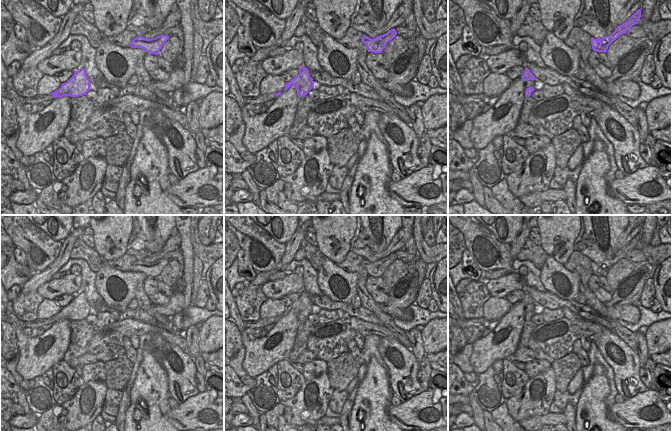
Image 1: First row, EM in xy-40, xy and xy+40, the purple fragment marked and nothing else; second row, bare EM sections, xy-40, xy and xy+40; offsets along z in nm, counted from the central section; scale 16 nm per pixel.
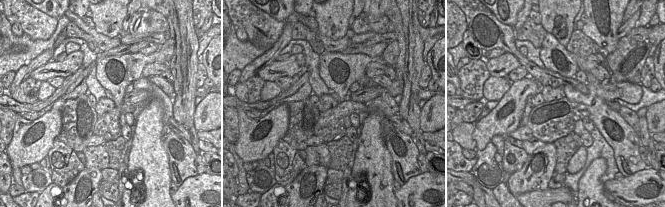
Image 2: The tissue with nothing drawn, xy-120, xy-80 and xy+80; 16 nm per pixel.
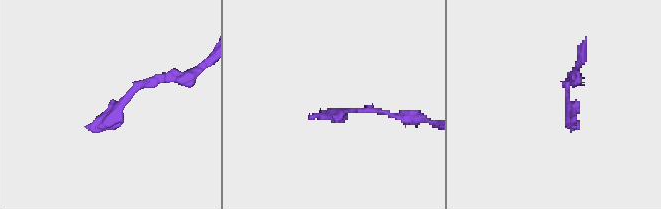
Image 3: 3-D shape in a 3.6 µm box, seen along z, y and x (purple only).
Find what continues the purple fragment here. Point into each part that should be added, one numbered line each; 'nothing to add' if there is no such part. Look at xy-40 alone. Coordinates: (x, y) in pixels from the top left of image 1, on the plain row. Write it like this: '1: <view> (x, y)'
nothing to add

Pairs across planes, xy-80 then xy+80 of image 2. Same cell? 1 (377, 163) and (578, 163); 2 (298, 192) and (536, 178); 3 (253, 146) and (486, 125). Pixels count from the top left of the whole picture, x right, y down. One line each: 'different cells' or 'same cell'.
1: different cells
2: same cell
3: same cell

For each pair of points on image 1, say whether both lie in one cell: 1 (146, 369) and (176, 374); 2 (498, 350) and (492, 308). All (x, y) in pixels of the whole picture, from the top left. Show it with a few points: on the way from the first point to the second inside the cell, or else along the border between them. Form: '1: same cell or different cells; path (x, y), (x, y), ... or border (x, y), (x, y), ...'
1: different cells; border (163, 365), (166, 371), (167, 388), (170, 395)
2: different cells; border (512, 305), (499, 320)

